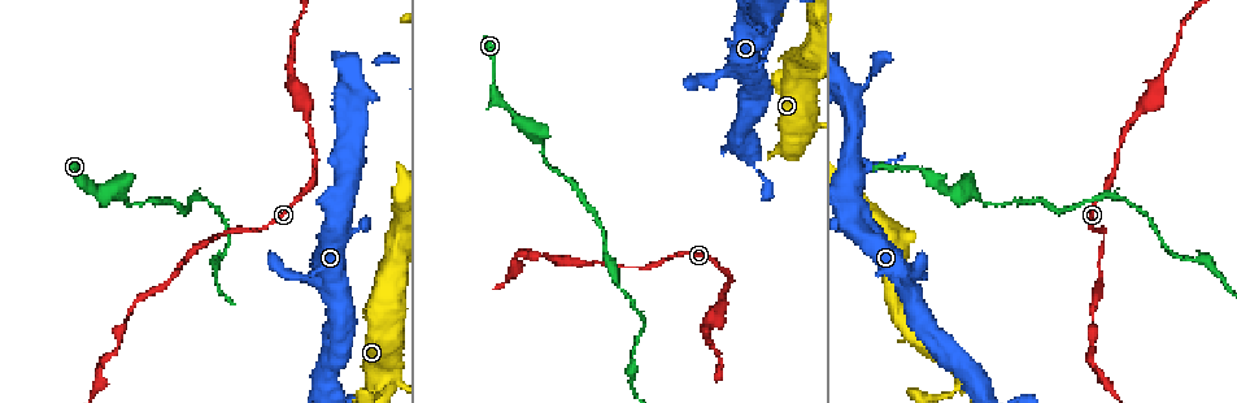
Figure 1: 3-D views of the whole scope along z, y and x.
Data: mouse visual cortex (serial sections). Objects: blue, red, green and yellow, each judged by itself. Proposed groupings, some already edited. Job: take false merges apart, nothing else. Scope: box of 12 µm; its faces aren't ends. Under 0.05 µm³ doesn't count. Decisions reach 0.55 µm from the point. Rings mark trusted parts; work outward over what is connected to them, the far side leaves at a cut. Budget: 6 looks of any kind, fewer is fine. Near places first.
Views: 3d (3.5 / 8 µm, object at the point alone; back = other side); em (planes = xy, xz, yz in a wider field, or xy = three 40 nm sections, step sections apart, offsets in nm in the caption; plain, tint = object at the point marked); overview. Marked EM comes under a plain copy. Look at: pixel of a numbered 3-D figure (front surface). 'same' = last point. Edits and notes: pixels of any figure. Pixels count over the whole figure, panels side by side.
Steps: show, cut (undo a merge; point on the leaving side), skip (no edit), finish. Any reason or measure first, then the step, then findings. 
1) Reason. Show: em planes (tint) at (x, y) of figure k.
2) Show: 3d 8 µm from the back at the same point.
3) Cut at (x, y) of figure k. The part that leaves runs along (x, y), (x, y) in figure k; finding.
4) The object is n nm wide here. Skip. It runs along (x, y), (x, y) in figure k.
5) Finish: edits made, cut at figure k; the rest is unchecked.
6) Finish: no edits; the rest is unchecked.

A narrow waist. Show: 3d 8 µm at (999, 203) of figure 1.

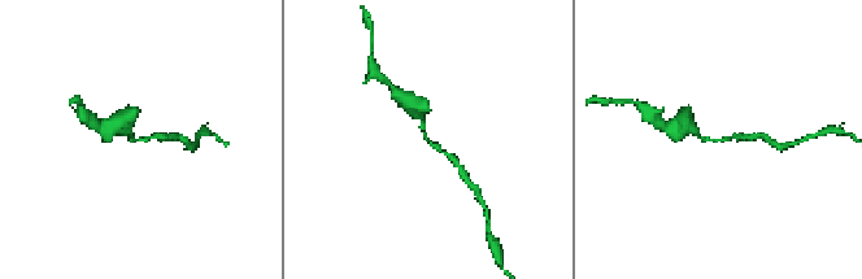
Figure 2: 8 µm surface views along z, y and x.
Shape alone is not enough. Show: em xy step 5 (tint) at (132, 142) of figure 2.

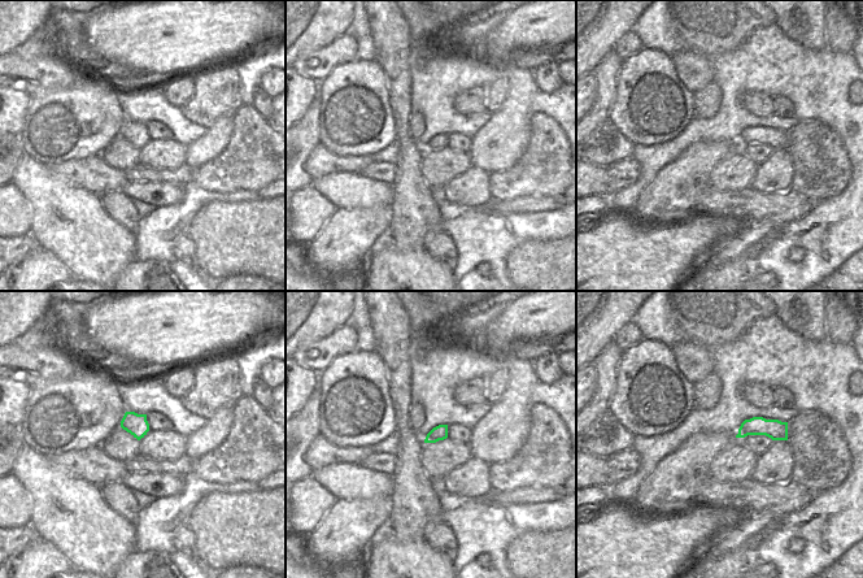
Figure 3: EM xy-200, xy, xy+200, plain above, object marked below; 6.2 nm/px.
The object is 90 nm wide here. Skip. It runs along (414, 107), (427, 142), (452, 157) in figure 2; one cell here.

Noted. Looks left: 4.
Show: 3d 3.5 µm at (1097, 261) of figure 1.

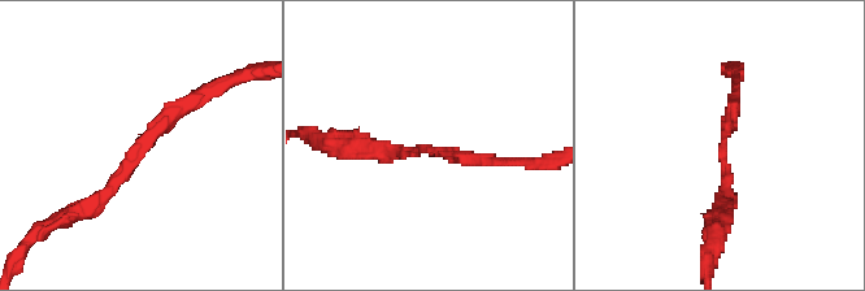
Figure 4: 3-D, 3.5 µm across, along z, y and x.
The arms are 150, 150 nm wide. Show: em xy step 2 (tint) at (436, 151) of figure 4.

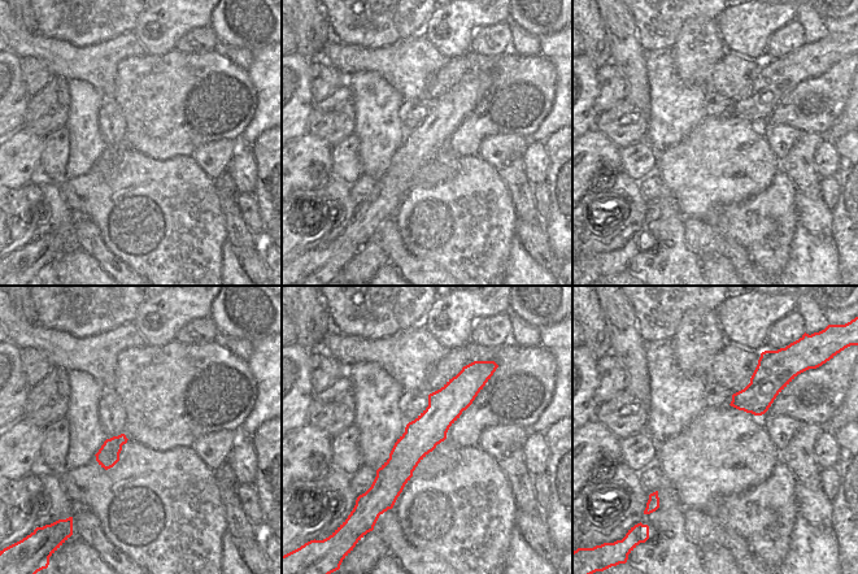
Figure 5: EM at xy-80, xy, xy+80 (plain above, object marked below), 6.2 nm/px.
Skip. It runs along (211, 91), (147, 131), (91, 207) in figure 4; one cell here.

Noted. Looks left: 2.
Thin arm on a thick one. Show: 3d 3.5 µm at (381, 382) of figure 1.

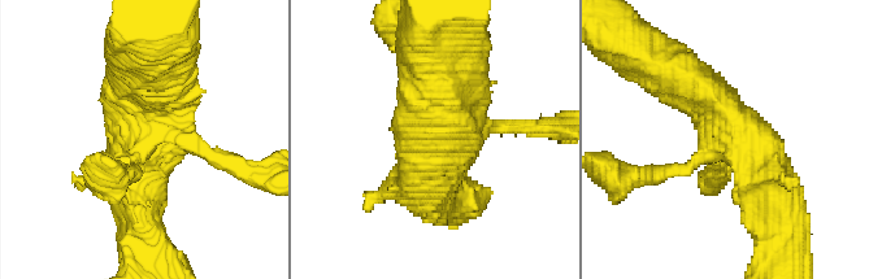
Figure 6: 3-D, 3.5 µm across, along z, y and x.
Show: em xy step 3 (tint) at (713, 143) of figure 6.

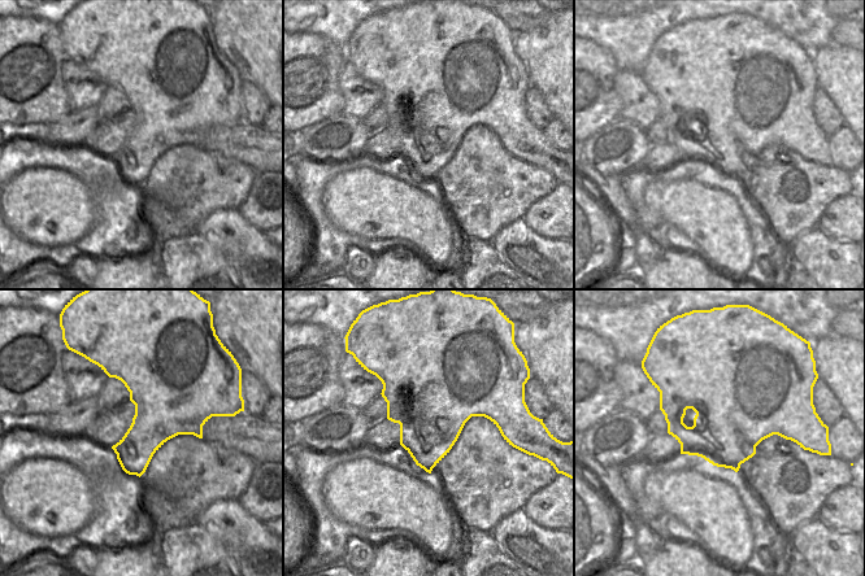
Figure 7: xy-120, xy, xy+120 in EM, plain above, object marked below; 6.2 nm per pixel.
4 arms meet here. Skip. It runs along (682, 78), (722, 130), (686, 170), (643, 178) in figure 6; one cell here.

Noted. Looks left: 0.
Finish: no edits; the rest is unchecked.

